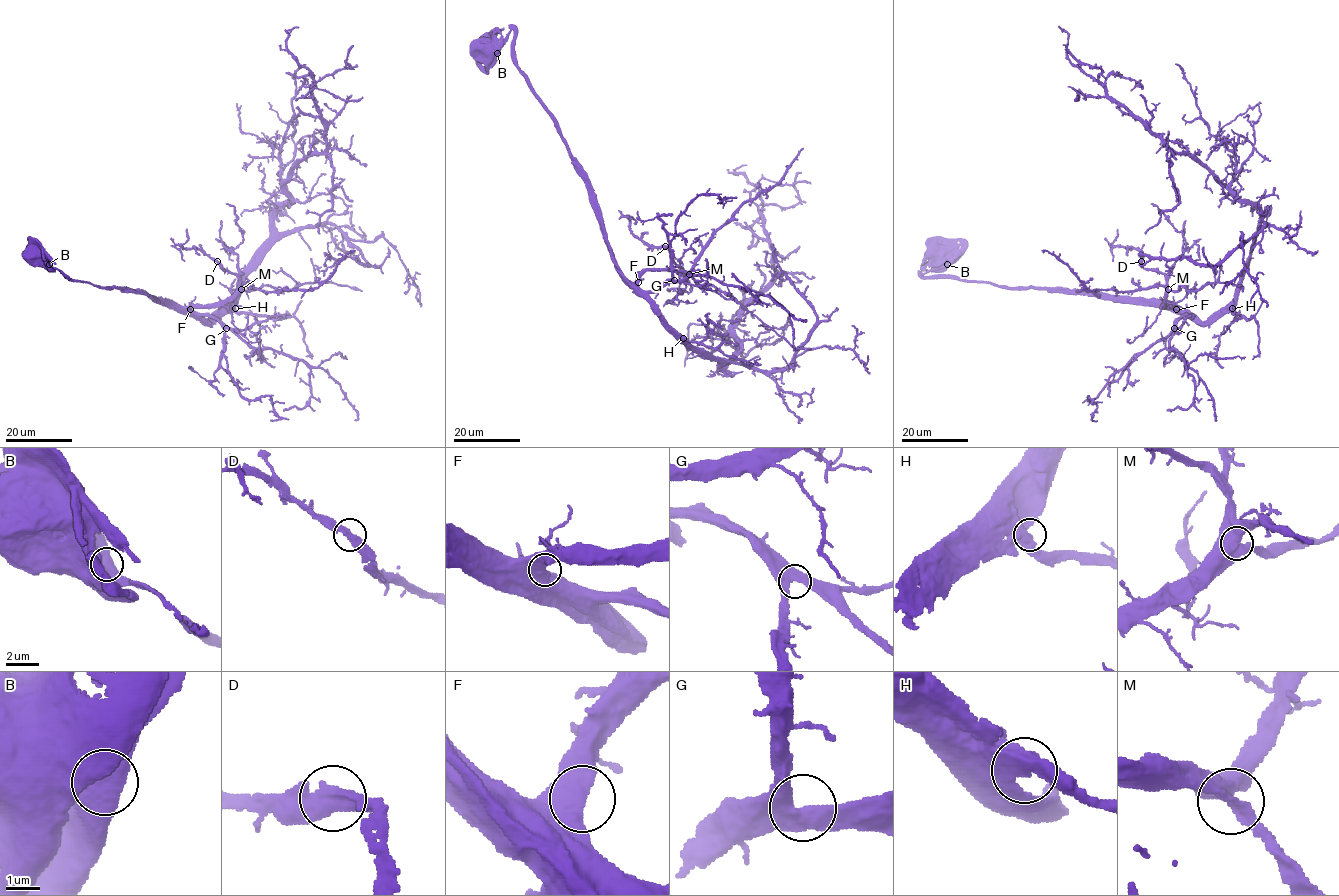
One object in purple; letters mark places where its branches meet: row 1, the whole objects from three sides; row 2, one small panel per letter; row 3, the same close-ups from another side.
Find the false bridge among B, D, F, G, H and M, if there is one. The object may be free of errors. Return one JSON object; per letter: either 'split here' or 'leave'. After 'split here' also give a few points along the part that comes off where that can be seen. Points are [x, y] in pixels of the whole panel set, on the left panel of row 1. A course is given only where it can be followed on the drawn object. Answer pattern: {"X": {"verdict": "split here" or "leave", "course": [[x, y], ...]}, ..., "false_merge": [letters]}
{"B": {"verdict": "leave"}, "D": {"verdict": "leave"}, "F": {"verdict": "leave"}, "G": {"verdict": "leave"}, "H": {"verdict": "leave"}, "M": {"verdict": "leave"}, "false_merge": []}

